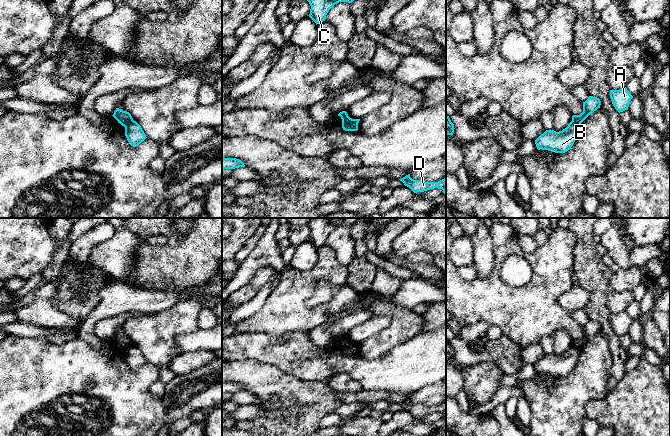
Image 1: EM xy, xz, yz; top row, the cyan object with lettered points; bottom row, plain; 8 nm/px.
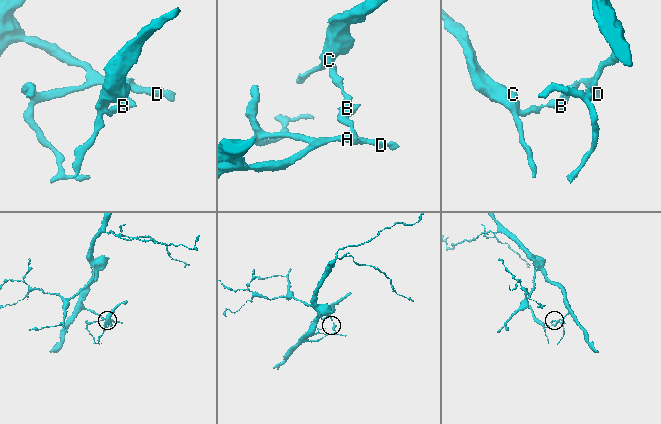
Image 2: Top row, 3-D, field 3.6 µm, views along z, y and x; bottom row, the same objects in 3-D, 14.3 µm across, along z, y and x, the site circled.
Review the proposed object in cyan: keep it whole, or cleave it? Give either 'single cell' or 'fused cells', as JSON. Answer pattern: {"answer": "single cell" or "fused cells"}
{"answer": "fused cells"}

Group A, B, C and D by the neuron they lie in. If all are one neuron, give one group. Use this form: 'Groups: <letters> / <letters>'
Groups: A D / B C

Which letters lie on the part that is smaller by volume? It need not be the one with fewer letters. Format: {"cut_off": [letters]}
{"cut_off": ["B", "C"]}

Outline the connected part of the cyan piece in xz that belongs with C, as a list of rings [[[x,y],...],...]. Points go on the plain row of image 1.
[[[310,218],[308,226],[311,230],[309,241],[319,248],[326,243],[329,234],[339,226],[352,227],[360,218]]]

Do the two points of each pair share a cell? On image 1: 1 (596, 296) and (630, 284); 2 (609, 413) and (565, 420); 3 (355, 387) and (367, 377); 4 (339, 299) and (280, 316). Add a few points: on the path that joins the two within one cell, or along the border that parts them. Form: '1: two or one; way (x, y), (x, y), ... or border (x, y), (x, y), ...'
1: two; border (613, 273), (609, 281), (611, 290)
2: two; border (603, 399), (591, 399), (586, 405), (586, 416)
3: two; border (338, 374), (348, 374), (363, 389)
4: one; way (324, 310), (316, 316), (295, 316)

